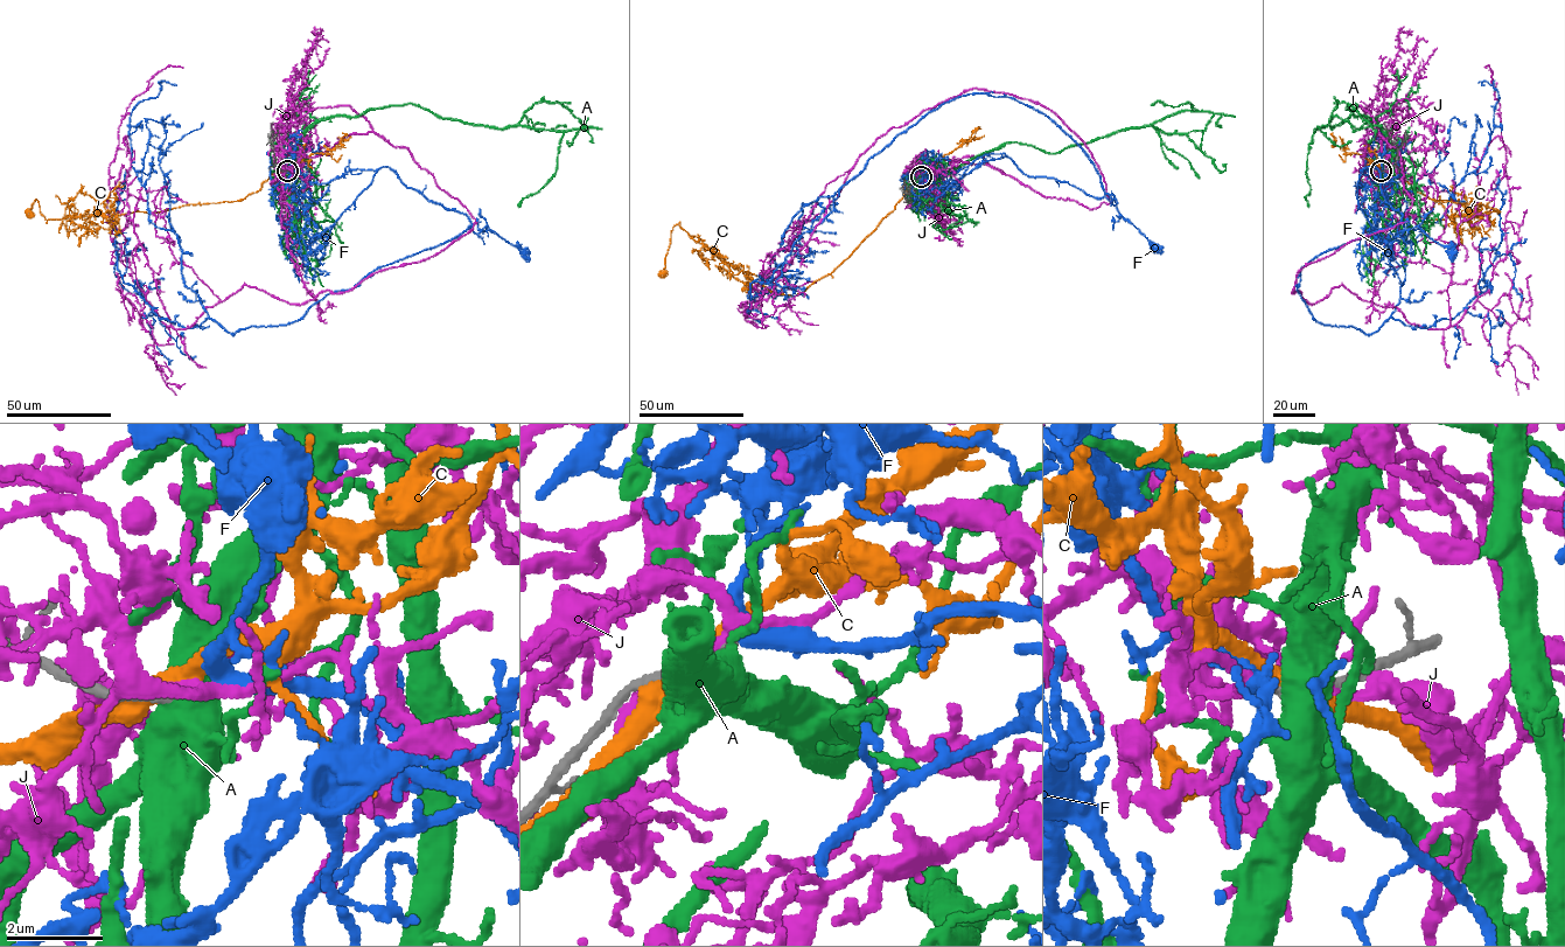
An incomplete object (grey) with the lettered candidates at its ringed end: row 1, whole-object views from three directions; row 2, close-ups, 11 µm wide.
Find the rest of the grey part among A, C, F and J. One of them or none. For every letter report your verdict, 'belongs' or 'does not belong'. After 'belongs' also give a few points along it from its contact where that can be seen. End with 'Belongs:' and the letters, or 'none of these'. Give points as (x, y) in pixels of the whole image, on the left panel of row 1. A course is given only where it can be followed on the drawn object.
A: does not belong
C: does not belong
F: belongs; it runs (288, 171), (306, 186), (354, 169), (388, 167), (407, 187), (466, 215), (474, 232), (487, 225), (524, 253)
J: does not belong
Belongs: F

